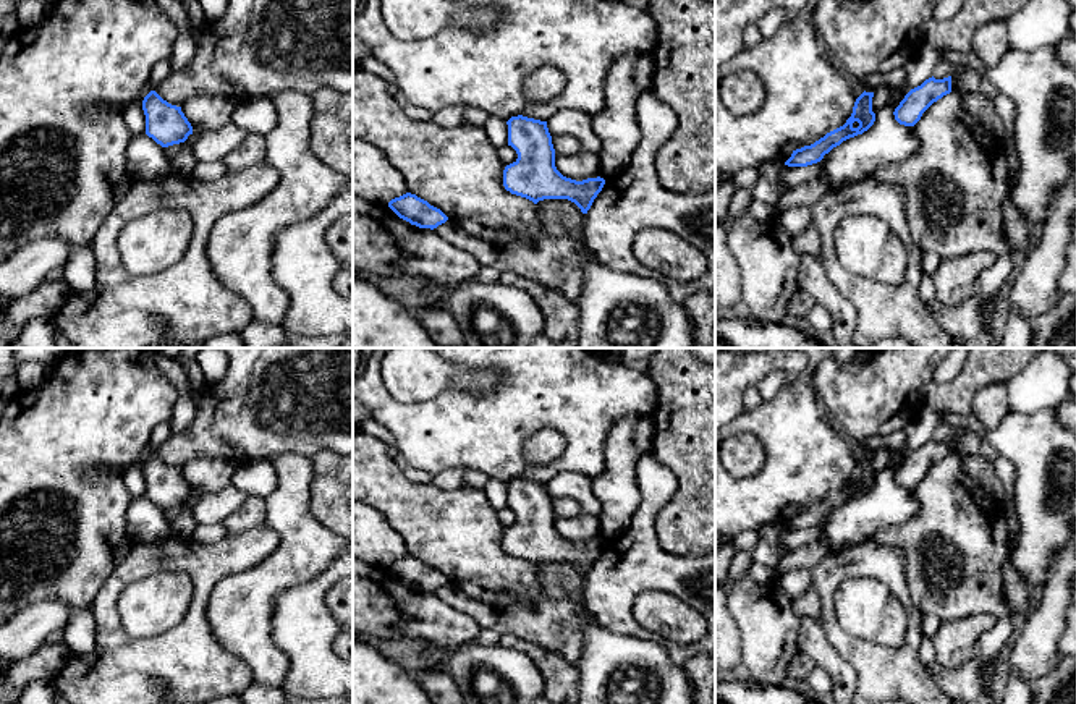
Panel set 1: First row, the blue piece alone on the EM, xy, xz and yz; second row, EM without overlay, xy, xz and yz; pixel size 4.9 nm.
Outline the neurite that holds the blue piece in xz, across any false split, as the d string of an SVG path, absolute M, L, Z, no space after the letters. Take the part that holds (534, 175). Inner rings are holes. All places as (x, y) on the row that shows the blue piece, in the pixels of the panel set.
M518 115L506 125L508 146L516 151L518 159L503 170L505 189L534 204L544 199L568 199L587 214L605 180L597 176L576 181L563 176L555 167L547 121Z

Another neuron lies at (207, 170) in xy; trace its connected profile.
M204 160L204 162L197 162L194 170L191 172L191 176L197 181L210 183L227 175L227 172L228 170L223 160L215 160L215 162Z

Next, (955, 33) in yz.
M964 0L963 6L948 19L934 16L919 28L917 42L955 50L969 52L974 32L992 23L1006 21L1029 0Z

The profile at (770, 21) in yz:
M772 8L757 19L762 39L772 37L791 15L783 8Z

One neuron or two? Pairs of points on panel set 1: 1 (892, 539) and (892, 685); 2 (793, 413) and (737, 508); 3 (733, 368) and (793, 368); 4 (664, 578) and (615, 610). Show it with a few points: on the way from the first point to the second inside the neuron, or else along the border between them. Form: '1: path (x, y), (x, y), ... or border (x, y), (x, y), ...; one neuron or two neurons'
1: border (872, 538), (902, 552), (906, 581); two neurons
2: path (793, 437), (793, 453), (761, 486); one neuron
3: path (748, 368), (779, 364); one neuron
4: path (651, 578), (643, 578), (623, 597); one neuron

